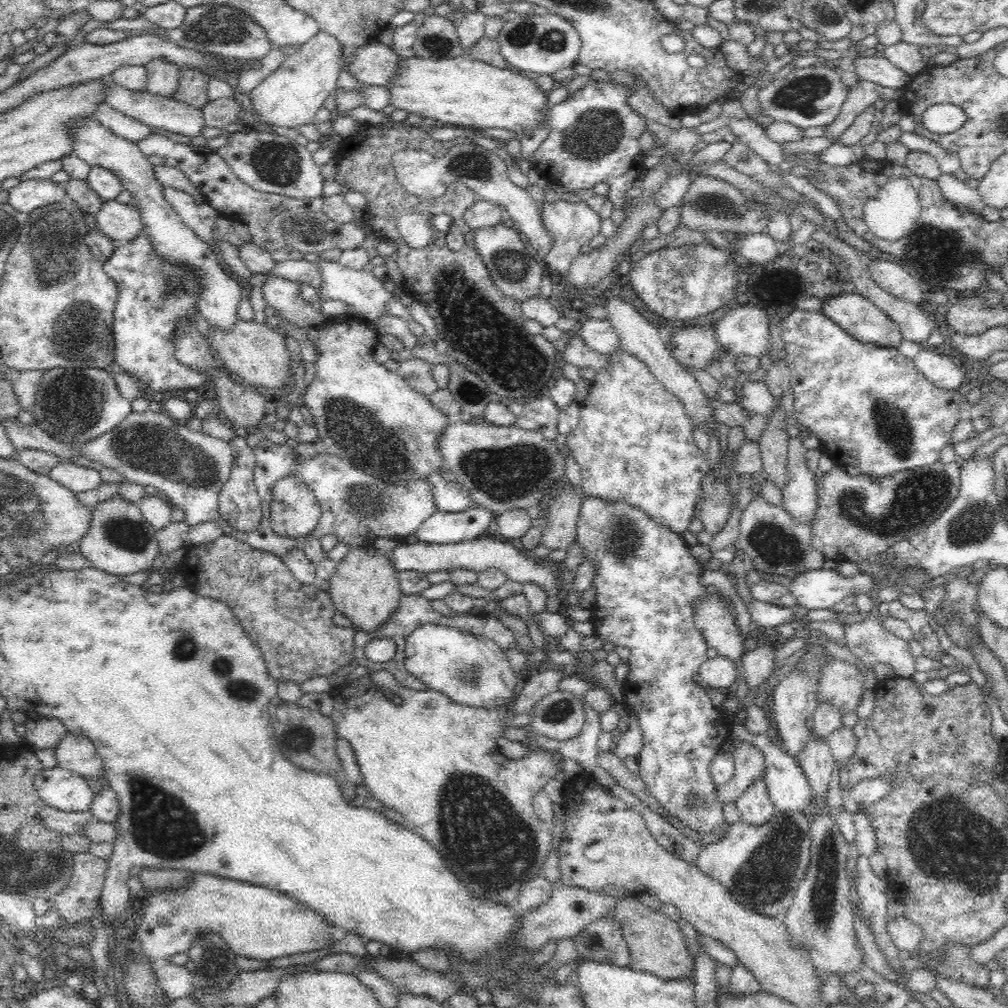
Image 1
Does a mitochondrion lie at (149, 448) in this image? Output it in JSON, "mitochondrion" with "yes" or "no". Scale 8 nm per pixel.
{"mitochondrion":"yes"}

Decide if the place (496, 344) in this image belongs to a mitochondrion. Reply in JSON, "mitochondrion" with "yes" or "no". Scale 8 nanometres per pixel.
{"mitochondrion":"yes"}

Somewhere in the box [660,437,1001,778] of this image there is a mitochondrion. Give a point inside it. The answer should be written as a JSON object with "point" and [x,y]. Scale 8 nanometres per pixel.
{"point":[920,496]}

